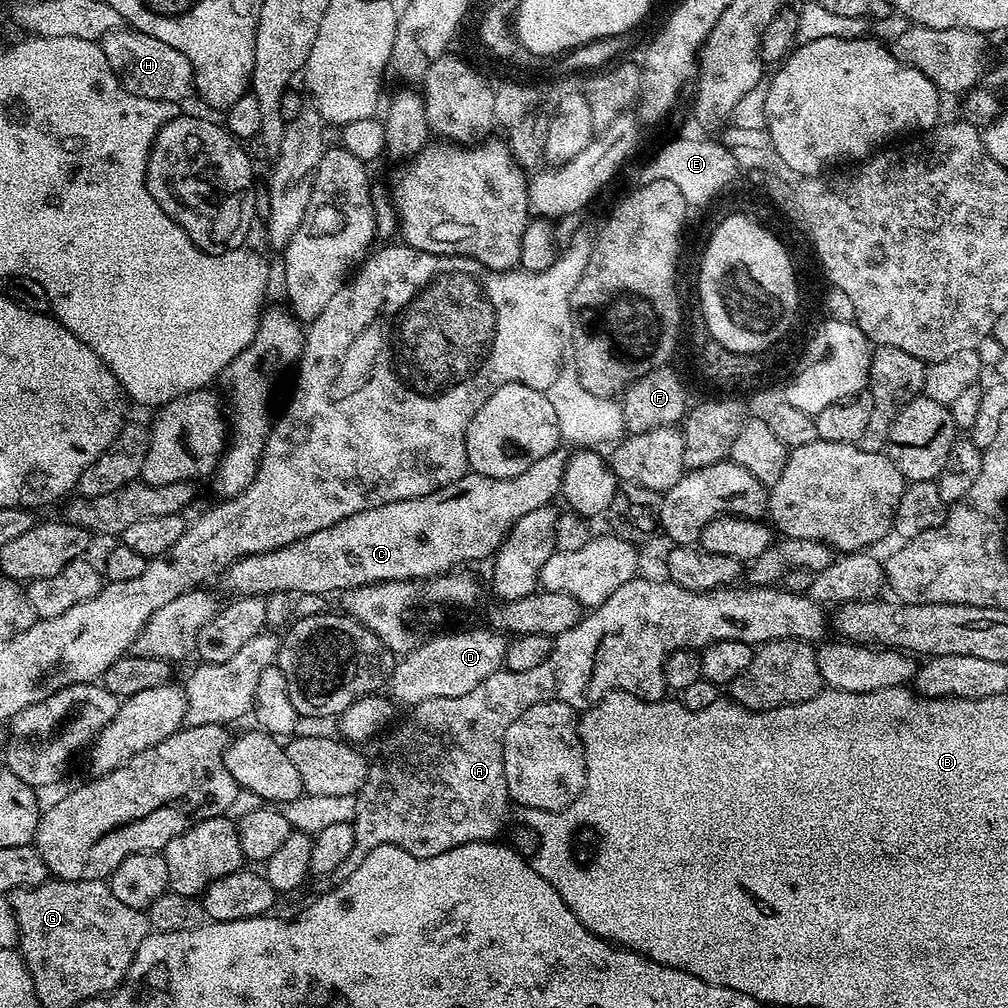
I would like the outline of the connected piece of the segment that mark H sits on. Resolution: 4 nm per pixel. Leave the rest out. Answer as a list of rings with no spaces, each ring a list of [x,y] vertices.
[[[125,26],[107,32],[100,37],[98,43],[102,54],[106,54],[110,66],[120,80],[120,85],[127,92],[151,100],[165,100],[171,104],[181,102],[180,100],[186,99],[190,94],[193,95],[192,67],[186,54],[174,50],[174,46],[166,46],[166,42],[158,42],[156,36]]]

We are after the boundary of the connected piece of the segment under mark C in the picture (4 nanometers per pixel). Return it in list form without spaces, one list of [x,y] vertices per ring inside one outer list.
[[[557,450],[538,458],[538,462],[522,470],[522,474],[513,480],[466,474],[461,480],[442,486],[437,492],[359,512],[326,530],[318,530],[306,538],[295,540],[292,544],[236,560],[224,569],[222,581],[236,596],[267,597],[273,592],[291,594],[298,591],[331,594],[335,588],[347,590],[362,584],[377,584],[379,580],[419,581],[421,578],[431,578],[459,569],[467,565],[464,564],[467,560],[487,561],[495,557],[501,542],[508,537],[508,531],[514,522],[518,522],[518,518],[522,518],[522,514],[530,514],[530,510],[538,510],[538,506],[543,504],[552,504],[555,496],[557,499],[561,495],[560,483],[564,477],[566,459],[562,452]]]

